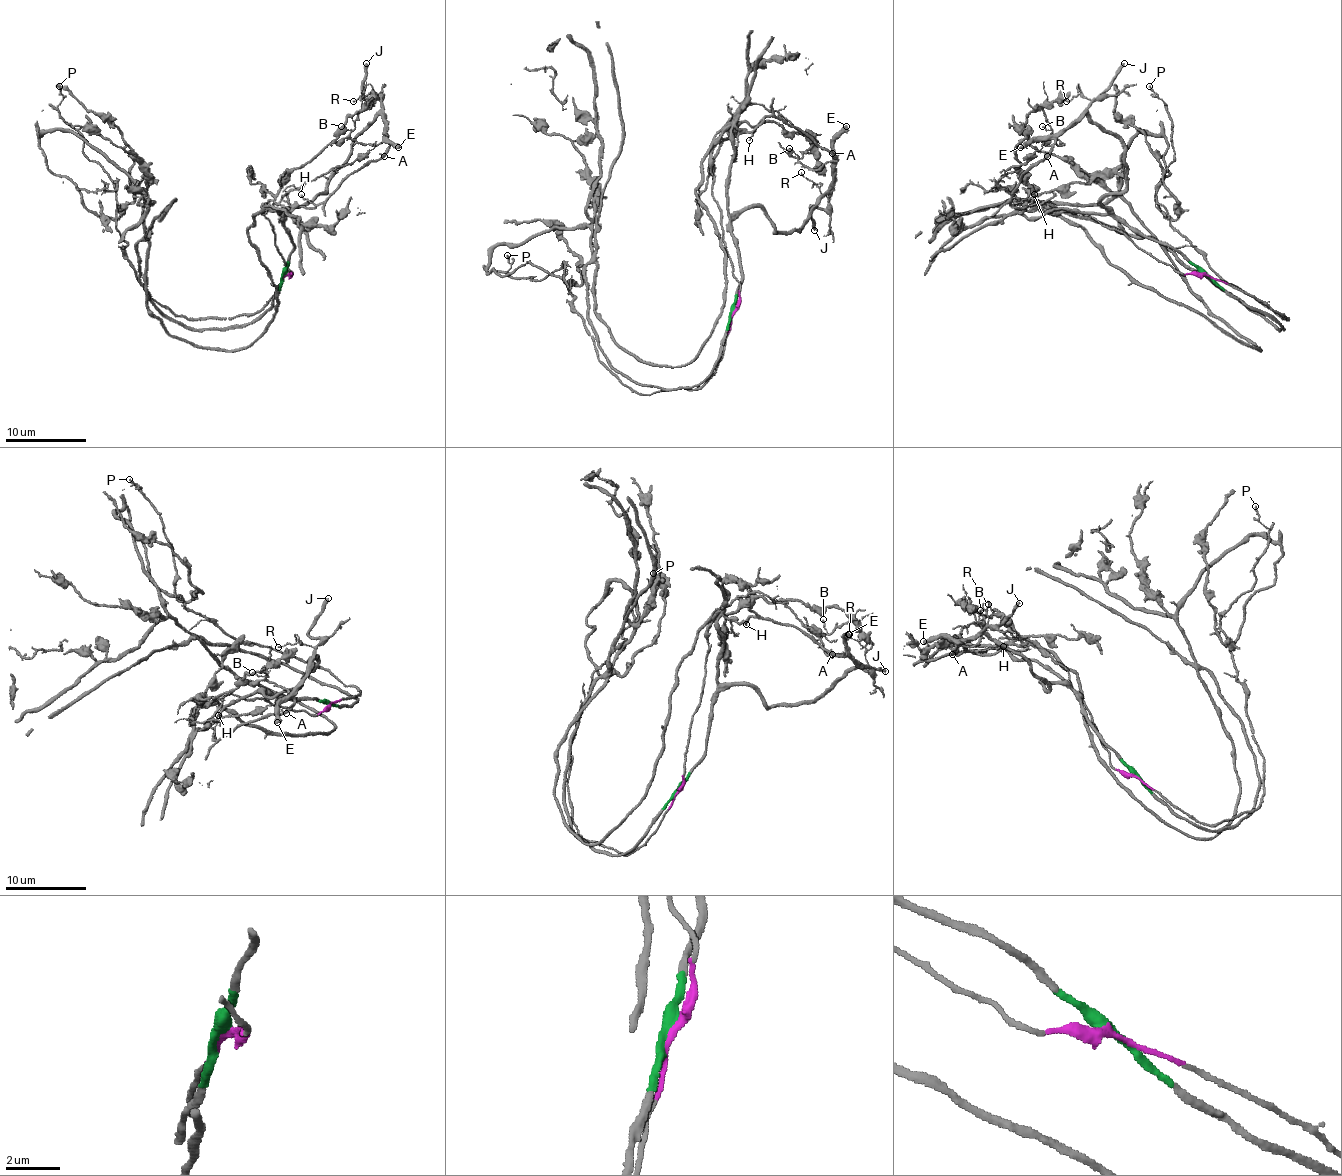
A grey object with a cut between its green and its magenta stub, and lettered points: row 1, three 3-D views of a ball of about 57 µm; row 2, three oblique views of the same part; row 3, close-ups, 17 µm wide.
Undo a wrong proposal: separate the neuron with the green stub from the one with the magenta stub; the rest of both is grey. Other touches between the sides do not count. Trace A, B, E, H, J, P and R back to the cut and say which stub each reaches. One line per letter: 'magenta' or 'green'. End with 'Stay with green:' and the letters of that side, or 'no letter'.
A: green
B: green
E: green
H: green
J: green
P: magenta
R: green
Stay with green: A, B, E, H, J, R

